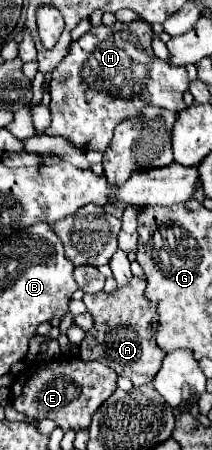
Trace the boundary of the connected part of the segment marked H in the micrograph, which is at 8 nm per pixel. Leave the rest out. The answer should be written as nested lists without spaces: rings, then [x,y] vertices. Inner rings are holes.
[[[142,19],[132,21],[130,25],[126,23],[114,23],[112,27],[100,25],[92,27],[84,37],[72,43],[70,53],[64,57],[64,61],[54,69],[52,81],[50,81],[50,113],[52,113],[52,125],[46,131],[48,135],[60,135],[68,141],[72,141],[78,149],[82,151],[104,151],[108,143],[112,141],[112,131],[114,127],[130,117],[140,113],[140,103],[146,105],[160,105],[164,109],[172,111],[182,111],[186,107],[182,95],[188,89],[188,75],[184,67],[172,67],[170,63],[158,59],[152,51],[152,27],[144,23]]]

